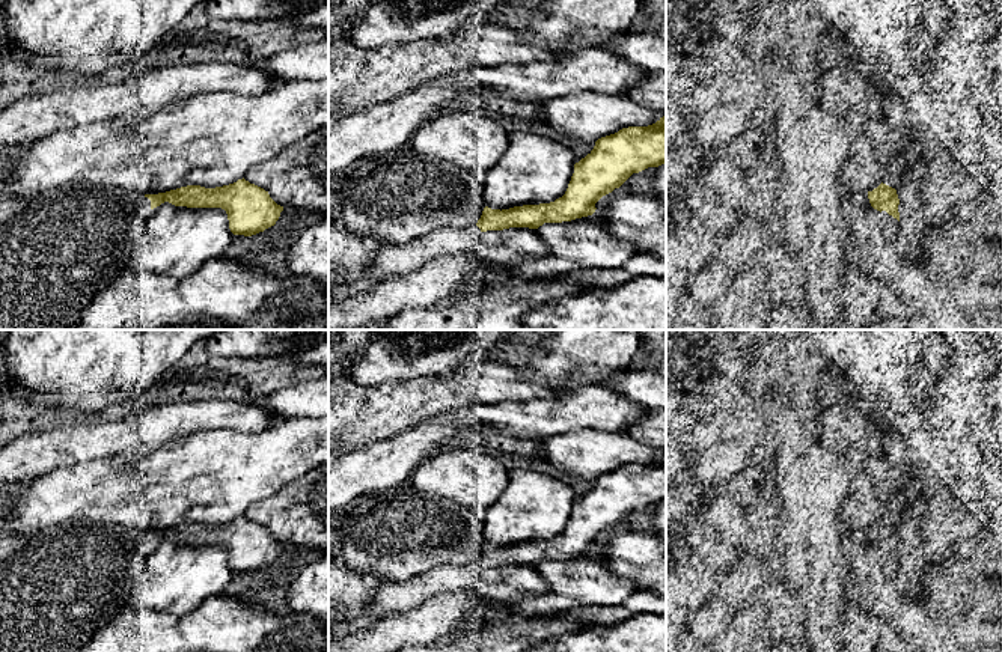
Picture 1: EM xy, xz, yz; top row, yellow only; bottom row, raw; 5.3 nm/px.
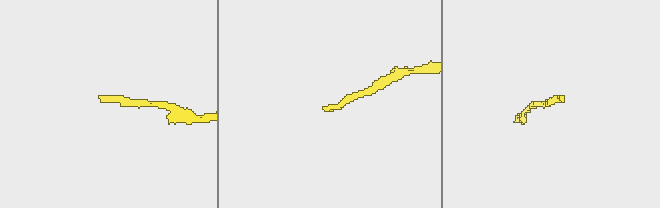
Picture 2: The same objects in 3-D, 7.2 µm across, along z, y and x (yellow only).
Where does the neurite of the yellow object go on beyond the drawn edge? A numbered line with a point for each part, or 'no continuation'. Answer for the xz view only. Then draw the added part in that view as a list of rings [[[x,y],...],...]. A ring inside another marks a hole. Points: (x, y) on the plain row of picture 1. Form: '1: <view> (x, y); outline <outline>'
1: xz (400, 533); outline [[[410,480],[362,495],[335,513],[328,539],[347,568],[378,574],[392,583],[405,583],[441,566],[476,563],[485,545],[484,519],[440,495],[423,495]]]

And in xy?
1: xy (58, 588); outline [[[75,521],[47,527],[0,553],[0,652],[80,652],[81,646],[128,607],[131,586],[143,571],[151,538],[130,526]]]

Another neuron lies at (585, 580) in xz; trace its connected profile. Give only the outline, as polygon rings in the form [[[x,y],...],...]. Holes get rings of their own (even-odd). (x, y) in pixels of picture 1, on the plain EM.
[[[588,553],[538,565],[548,592],[502,604],[509,614],[551,616],[580,607],[615,607],[639,590],[636,581],[613,574],[603,556]]]

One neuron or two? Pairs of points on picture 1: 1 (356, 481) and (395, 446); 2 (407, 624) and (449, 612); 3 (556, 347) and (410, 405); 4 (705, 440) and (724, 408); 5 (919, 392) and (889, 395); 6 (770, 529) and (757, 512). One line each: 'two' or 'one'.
1: one
2: one
3: one
4: one
5: two
6: one

